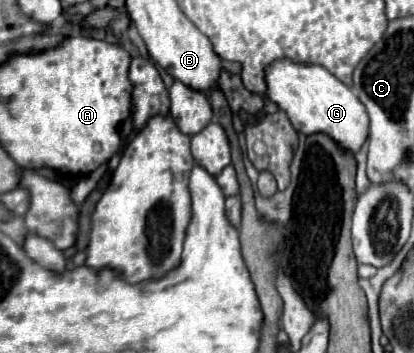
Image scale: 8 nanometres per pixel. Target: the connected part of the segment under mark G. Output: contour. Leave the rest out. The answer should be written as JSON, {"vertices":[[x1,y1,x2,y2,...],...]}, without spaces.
{"vertices":[[277,60,267,68,267,98,287,112,293,128,303,134,323,132,345,152,357,154,369,134,369,116,361,100,323,66,307,66,291,60]]}

